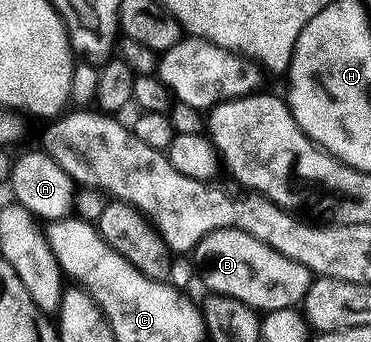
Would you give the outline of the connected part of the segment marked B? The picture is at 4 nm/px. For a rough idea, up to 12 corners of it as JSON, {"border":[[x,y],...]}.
{"border":[[233,226],[190,258],[211,293],[257,312],[299,307],[306,264]]}

